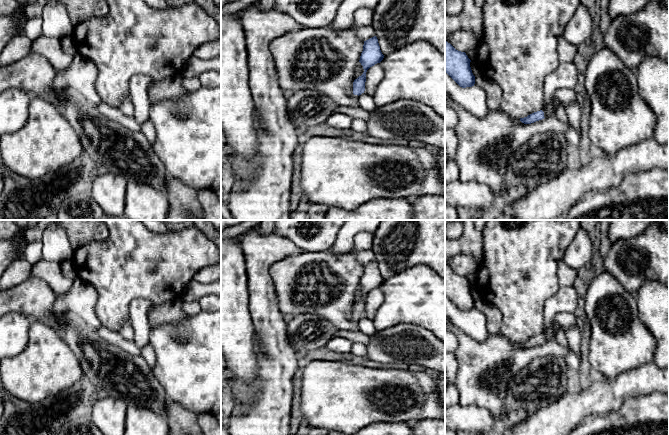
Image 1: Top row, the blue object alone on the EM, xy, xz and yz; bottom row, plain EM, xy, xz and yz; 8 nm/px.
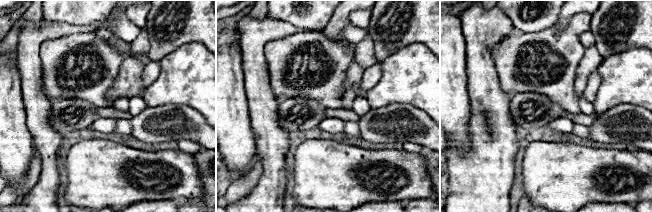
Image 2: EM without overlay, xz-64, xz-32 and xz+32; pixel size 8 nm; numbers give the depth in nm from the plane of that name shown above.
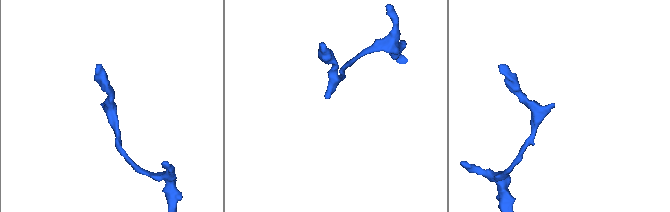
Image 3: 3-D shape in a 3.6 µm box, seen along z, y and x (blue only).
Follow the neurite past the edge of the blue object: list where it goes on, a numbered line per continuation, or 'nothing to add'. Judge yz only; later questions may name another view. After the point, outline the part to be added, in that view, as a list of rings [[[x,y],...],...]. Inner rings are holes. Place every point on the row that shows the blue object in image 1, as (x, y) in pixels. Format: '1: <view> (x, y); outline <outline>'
1: yz (547, 109); outline [[[554,97],[553,101],[550,104],[542,108],[542,111],[544,112],[544,117],[546,118],[547,116],[549,116],[550,113],[554,111],[559,104],[560,102],[556,99],[556,97]]]

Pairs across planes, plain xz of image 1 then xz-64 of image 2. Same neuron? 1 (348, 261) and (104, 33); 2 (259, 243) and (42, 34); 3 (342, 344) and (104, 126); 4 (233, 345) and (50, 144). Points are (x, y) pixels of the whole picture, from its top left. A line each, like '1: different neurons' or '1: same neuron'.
1: different neurons
2: same neuron
3: same neuron
4: different neurons

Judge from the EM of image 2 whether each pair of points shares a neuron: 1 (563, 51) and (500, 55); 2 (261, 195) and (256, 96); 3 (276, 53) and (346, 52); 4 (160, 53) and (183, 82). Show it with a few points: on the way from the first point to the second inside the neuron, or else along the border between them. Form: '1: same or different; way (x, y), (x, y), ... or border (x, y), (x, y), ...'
1: same; way (547, 50), (535, 48), (516, 52)
2: same; way (269, 170), (269, 134), (265, 121)
3: same; way (293, 55), (313, 55), (316, 52), (329, 52)
4: different; border (183, 45), (168, 53), (160, 61)

